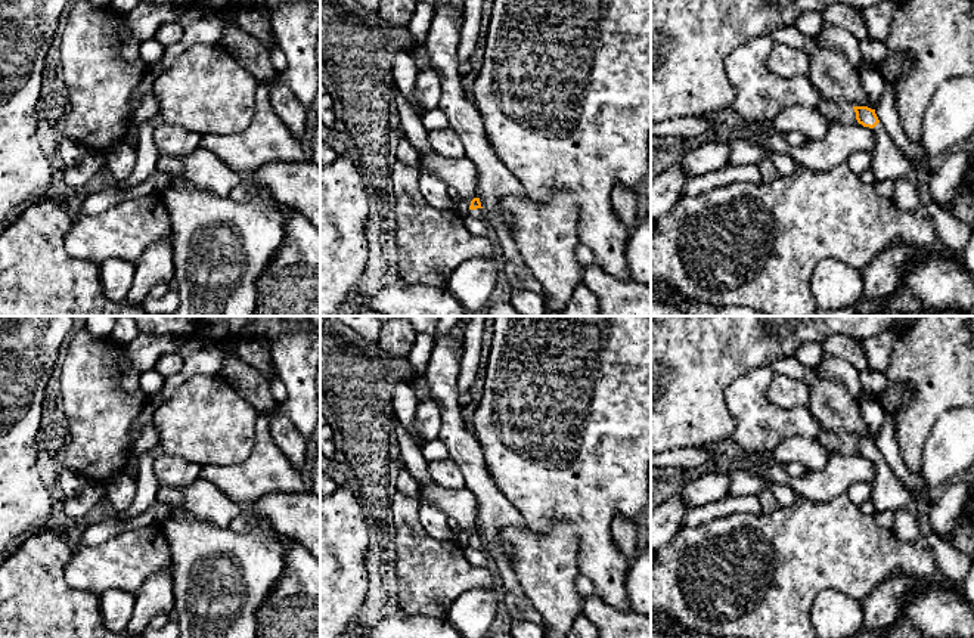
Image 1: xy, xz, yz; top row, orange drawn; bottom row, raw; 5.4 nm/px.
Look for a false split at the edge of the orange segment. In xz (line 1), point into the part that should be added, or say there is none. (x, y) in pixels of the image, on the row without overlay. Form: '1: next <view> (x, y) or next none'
1: next xz (478, 544)

